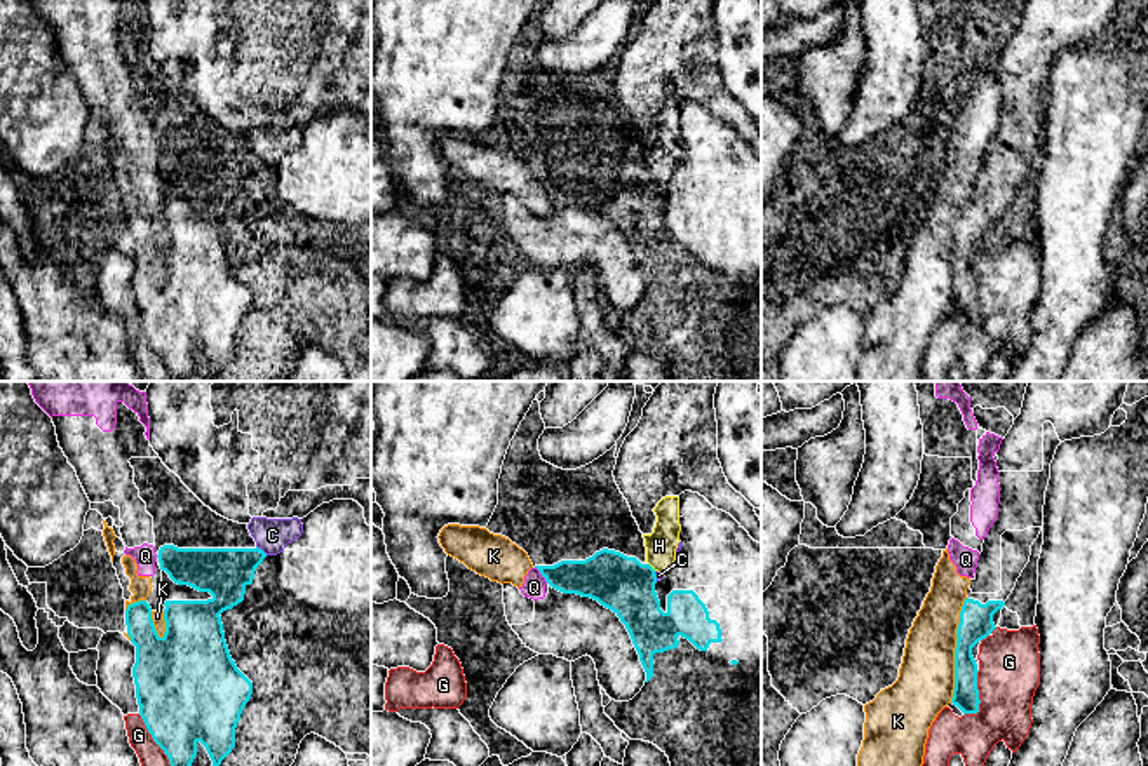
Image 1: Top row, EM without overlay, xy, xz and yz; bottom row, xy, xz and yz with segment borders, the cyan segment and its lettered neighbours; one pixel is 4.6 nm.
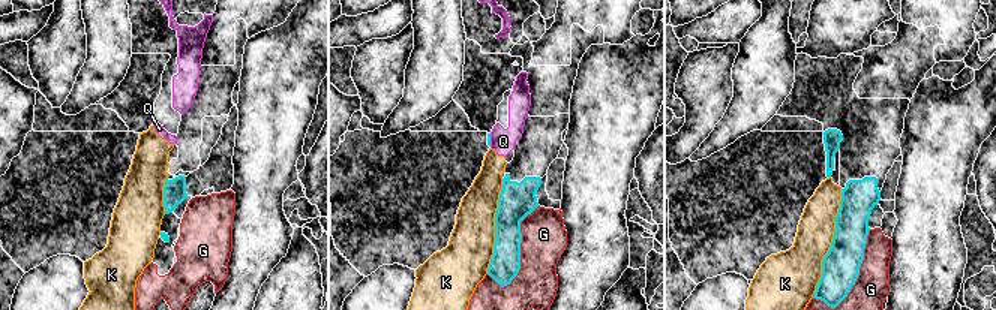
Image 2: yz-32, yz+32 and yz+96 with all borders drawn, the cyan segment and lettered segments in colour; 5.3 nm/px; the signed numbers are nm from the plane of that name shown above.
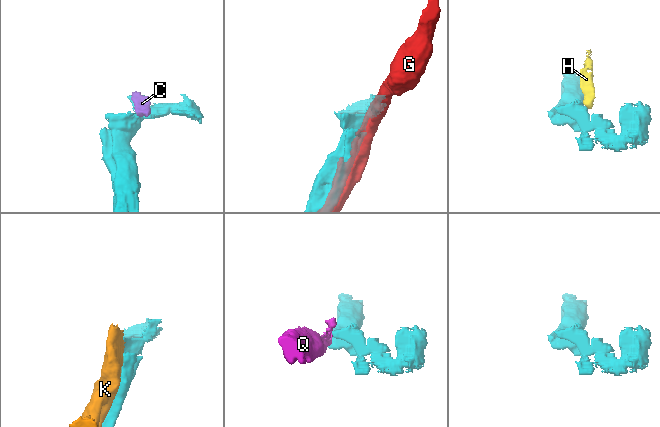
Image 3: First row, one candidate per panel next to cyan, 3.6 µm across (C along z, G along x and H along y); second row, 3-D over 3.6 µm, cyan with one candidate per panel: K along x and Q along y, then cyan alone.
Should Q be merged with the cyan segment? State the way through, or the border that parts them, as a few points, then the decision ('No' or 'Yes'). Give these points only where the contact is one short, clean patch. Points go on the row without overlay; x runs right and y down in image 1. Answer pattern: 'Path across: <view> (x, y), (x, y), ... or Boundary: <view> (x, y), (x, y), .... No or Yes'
Boundary: xz (535, 176), (547, 192). No

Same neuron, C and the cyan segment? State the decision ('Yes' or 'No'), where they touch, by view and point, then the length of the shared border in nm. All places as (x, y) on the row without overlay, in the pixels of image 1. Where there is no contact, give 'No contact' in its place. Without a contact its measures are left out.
No. Touches cyan at xy (260, 159). Shared border 70 nm

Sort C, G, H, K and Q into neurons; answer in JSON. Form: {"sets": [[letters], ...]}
{"sets": [["C", "H"], ["G"], ["K", "Q"]]}

